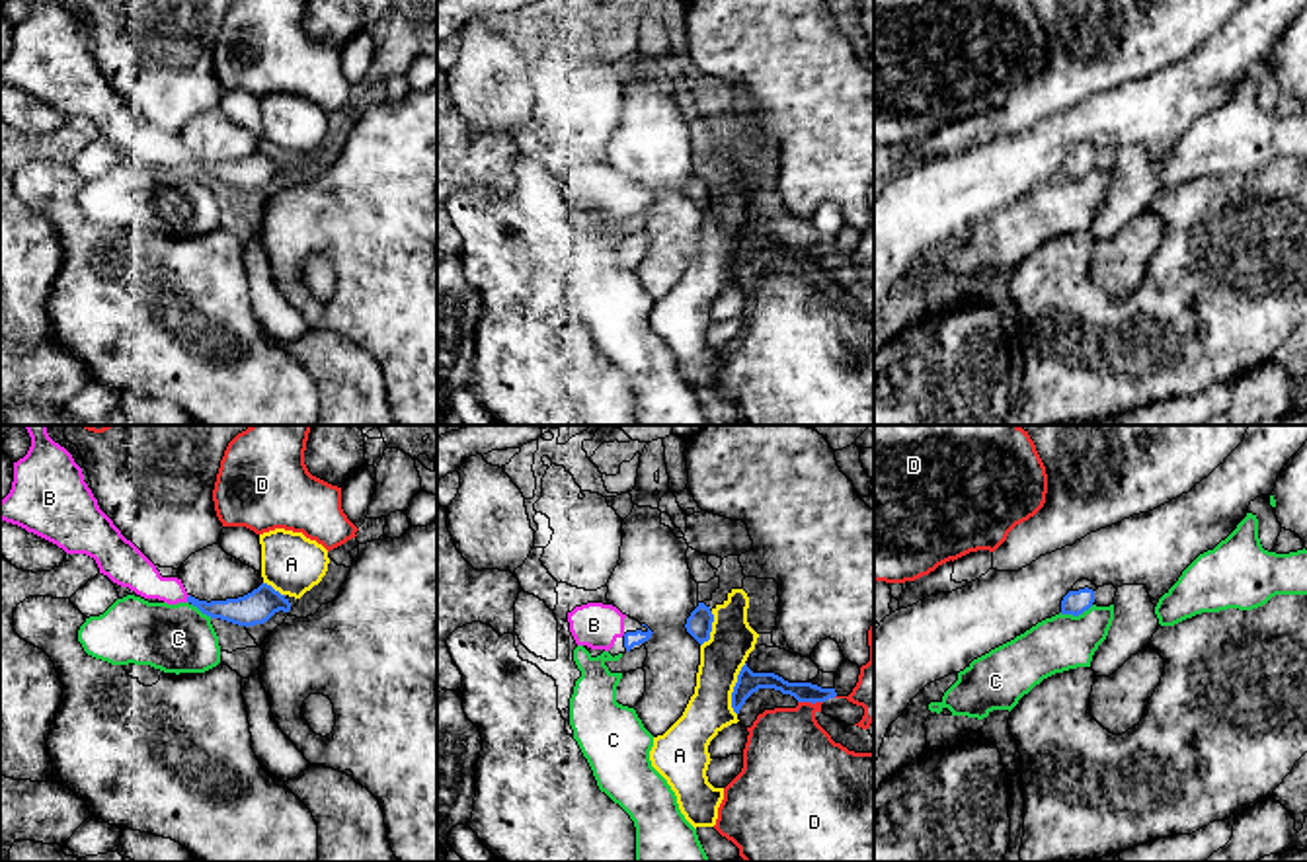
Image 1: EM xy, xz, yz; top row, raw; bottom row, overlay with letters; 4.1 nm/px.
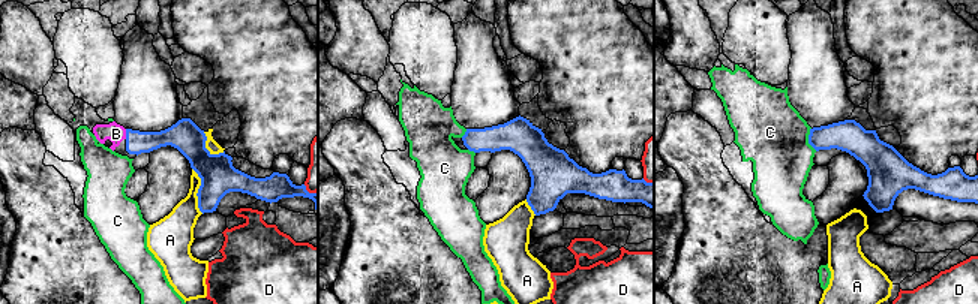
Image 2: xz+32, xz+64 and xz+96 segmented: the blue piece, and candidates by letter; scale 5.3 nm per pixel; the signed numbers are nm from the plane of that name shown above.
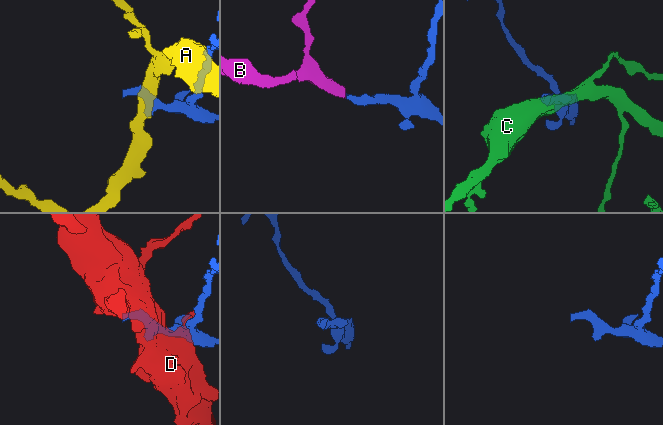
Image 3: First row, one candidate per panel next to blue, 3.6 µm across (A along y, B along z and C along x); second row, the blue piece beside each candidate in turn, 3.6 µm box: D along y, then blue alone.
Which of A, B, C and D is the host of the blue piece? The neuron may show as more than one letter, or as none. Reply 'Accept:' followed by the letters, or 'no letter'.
Accept: B

